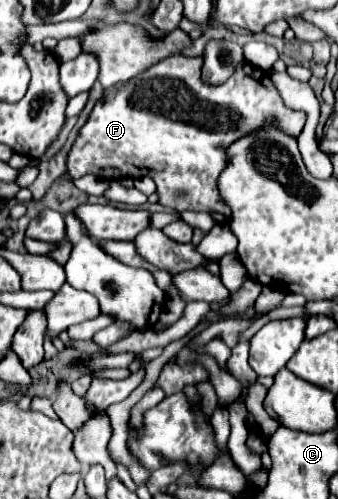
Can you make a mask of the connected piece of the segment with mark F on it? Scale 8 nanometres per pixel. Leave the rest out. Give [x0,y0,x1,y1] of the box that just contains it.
[68,56,306,224]

